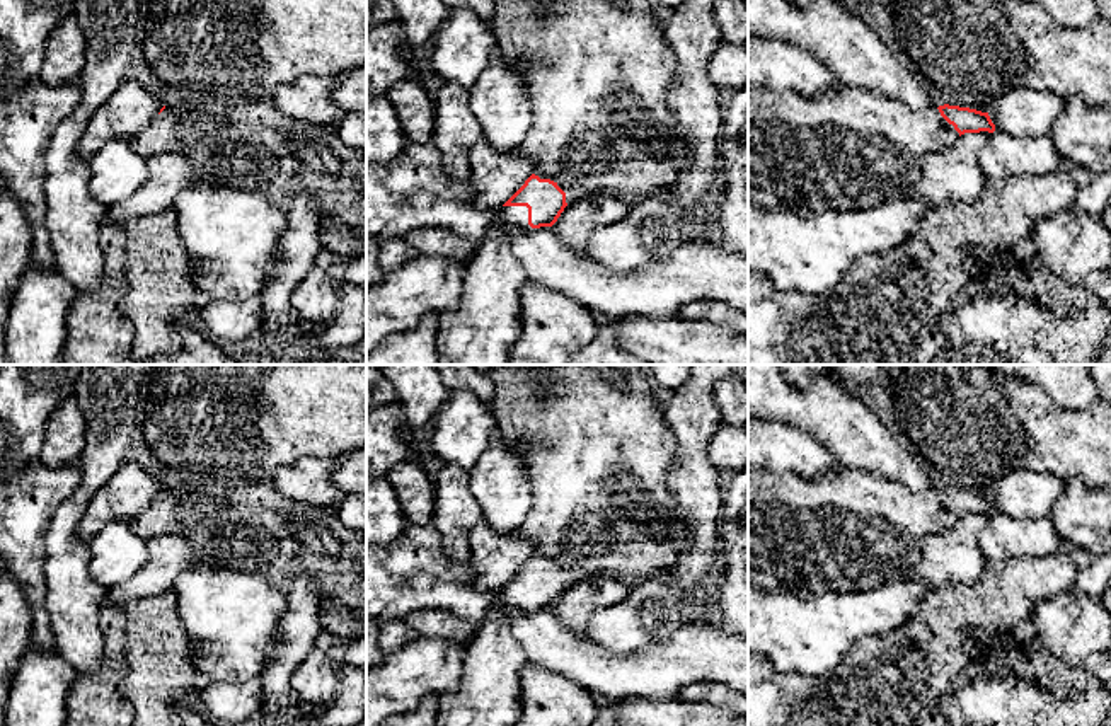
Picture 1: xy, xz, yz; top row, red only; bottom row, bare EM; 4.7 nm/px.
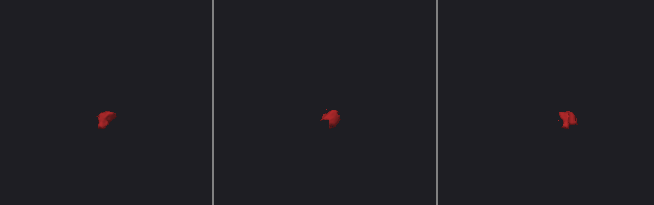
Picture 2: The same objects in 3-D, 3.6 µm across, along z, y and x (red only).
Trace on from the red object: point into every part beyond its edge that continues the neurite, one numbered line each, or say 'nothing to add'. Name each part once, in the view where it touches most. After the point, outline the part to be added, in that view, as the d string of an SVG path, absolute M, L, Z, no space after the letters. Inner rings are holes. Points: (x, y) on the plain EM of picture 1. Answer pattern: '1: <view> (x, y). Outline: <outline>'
1: xz (598, 450). Outline: M492 365L489 377L494 383L491 407L496 421L496 436L503 438L509 447L527 452L533 503L520 527L520 533L533 542L533 556L540 561L554 562L566 574L567 586L595 574L613 576L625 573L648 578L656 573L666 573L680 556L688 527L680 516L680 504L673 499L666 482L676 453L676 440L665 412L654 404L649 380L641 368L637 365Z
2: xz (513, 599). Outline: M503 588L501 603L508 612L533 612L528 607L528 590L527 588Z

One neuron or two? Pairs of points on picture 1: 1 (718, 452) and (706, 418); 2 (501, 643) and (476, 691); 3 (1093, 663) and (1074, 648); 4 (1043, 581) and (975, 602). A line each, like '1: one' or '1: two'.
1: two
2: one
3: two
4: one

